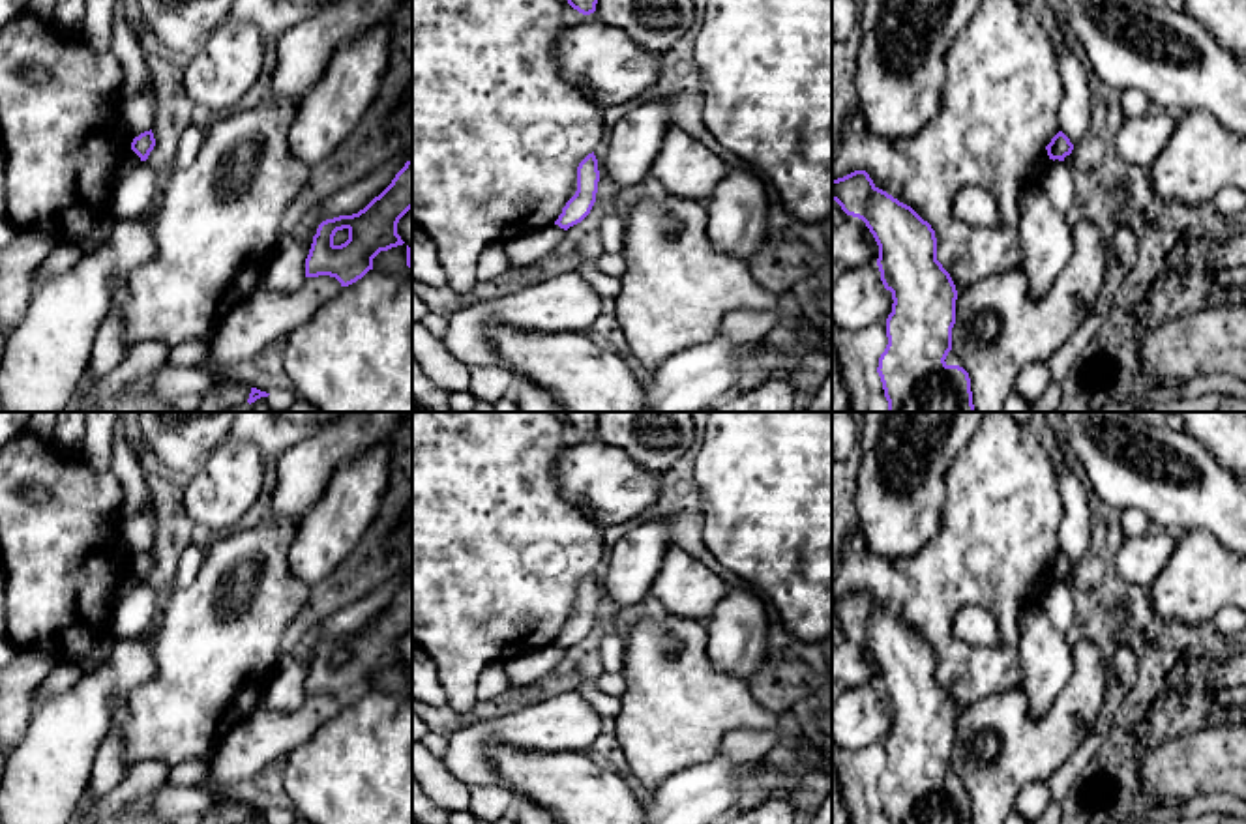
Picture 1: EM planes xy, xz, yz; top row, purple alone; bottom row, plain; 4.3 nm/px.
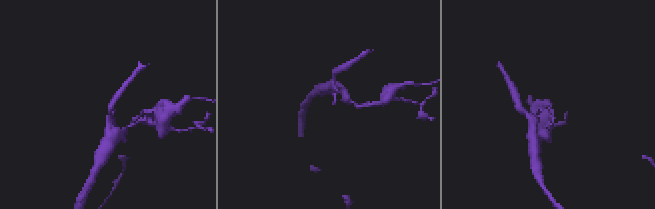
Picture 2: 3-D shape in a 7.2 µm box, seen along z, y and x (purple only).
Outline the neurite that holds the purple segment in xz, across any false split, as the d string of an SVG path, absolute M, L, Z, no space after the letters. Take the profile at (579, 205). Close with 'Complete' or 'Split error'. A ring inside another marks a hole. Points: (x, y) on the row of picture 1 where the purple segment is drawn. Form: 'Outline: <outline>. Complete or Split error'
Outline: M592 152L579 163L577 191L566 202L555 225L568 230L570 227L581 223L590 213L596 202L598 182L600 182L598 159Z. Complete

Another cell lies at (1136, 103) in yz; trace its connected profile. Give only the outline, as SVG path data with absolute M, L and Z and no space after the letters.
M1122 90L1122 112L1126 118L1139 118L1152 109L1149 97L1139 90Z

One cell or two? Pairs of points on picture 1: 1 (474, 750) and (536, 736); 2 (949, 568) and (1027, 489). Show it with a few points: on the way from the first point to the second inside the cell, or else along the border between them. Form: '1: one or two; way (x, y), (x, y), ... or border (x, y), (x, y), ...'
1: one; way (488, 733), (519, 733)
2: one; way (967, 549), (1008, 508)

